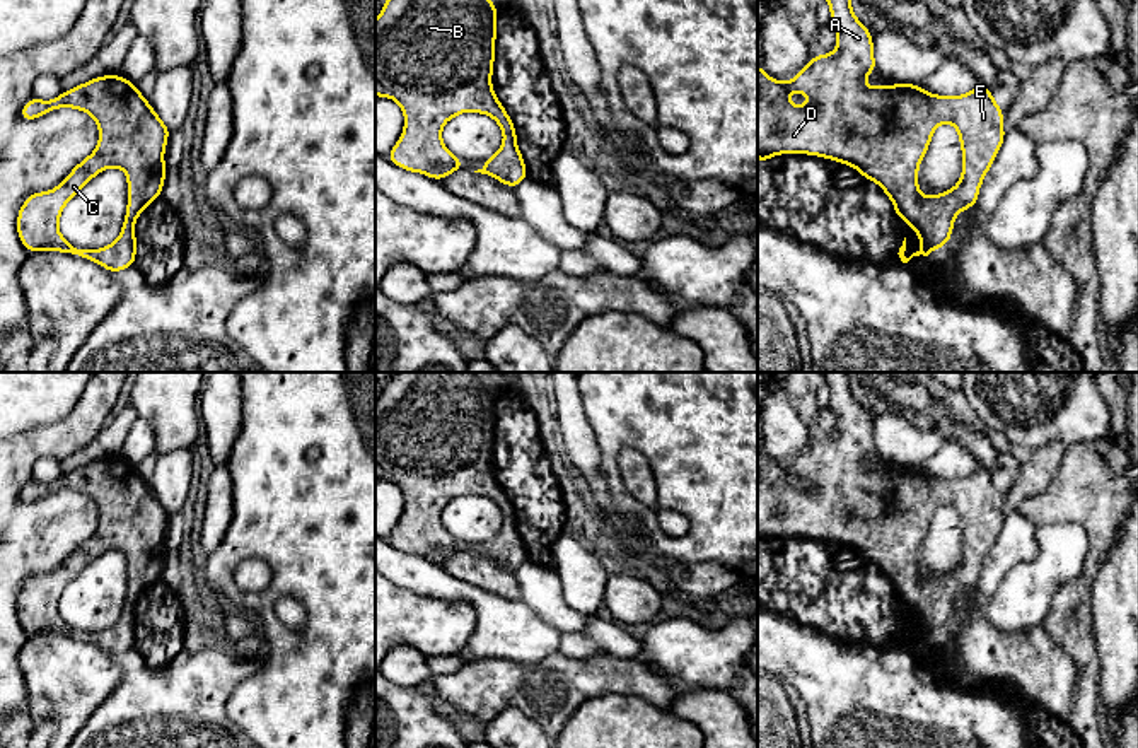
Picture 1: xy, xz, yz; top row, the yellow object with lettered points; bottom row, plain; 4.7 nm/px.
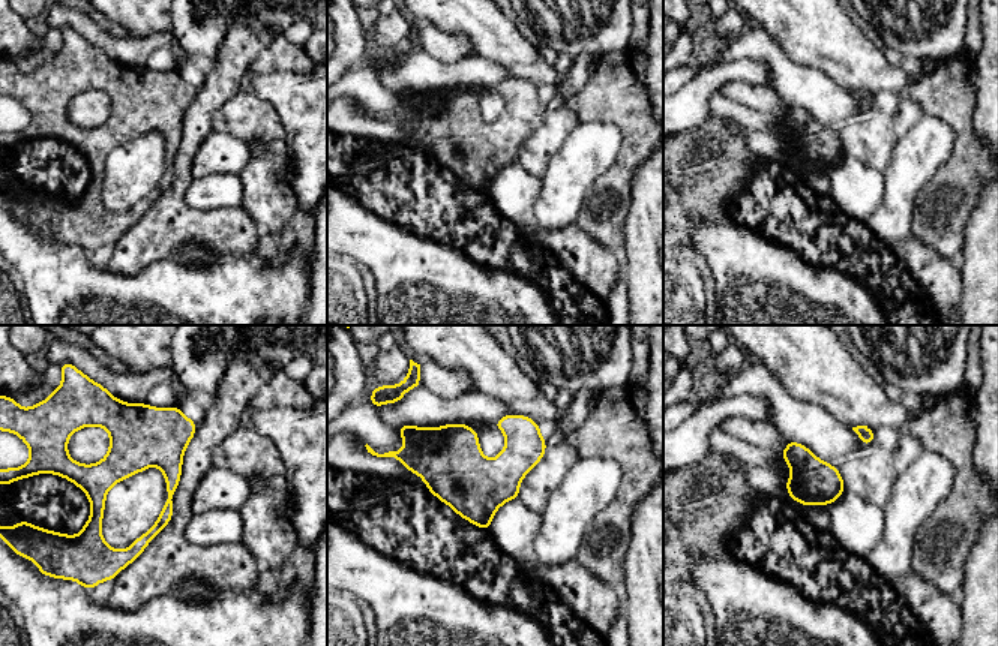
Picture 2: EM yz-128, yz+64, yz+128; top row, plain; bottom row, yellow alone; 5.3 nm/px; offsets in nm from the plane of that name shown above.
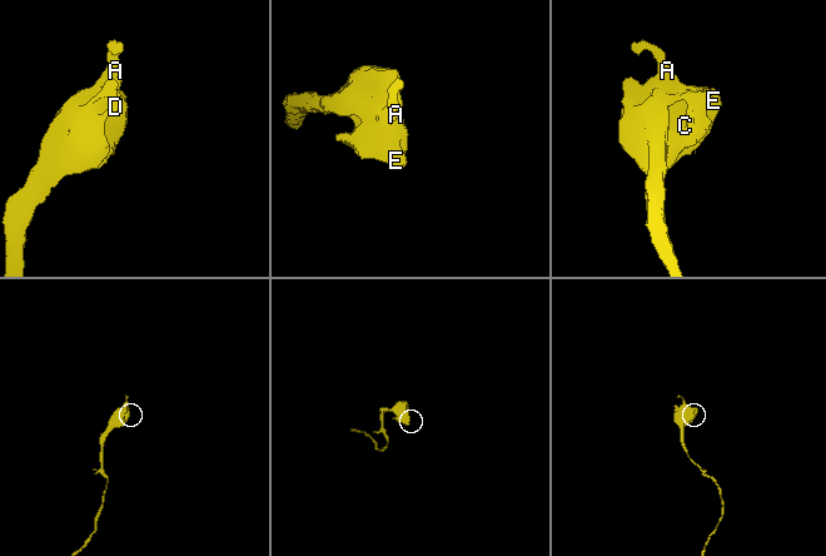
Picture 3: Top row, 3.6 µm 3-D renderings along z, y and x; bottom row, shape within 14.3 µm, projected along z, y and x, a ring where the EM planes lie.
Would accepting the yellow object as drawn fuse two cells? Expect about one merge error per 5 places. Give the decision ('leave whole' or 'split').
leave whole

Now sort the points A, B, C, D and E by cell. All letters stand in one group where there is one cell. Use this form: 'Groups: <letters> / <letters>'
Groups: A B C D E

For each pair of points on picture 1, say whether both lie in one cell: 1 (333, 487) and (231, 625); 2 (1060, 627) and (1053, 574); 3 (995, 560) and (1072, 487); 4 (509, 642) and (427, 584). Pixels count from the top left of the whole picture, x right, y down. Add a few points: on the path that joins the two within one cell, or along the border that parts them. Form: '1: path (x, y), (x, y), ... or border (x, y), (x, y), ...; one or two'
1: border (226, 608), (248, 612), (256, 620), (260, 631); two
2: border (1082, 562), (1082, 569), (1053, 596), (1041, 625); two
3: border (1016, 511), (1036, 528); two
4: path (497, 620), (471, 595), (449, 588); one

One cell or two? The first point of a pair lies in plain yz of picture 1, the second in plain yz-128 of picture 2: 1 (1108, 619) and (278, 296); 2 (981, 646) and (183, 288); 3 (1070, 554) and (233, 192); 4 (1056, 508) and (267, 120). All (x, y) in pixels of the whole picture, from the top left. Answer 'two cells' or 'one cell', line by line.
1: two cells
2: two cells
3: one cell
4: one cell

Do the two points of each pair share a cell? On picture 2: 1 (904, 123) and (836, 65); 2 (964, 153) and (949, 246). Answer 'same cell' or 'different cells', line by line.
1: different cells
2: same cell

